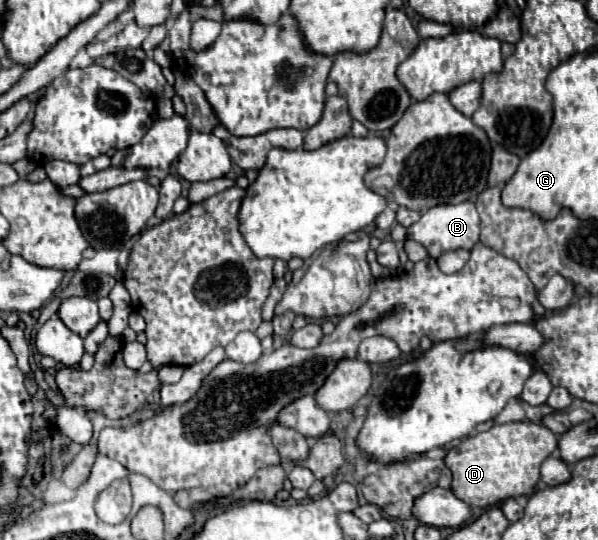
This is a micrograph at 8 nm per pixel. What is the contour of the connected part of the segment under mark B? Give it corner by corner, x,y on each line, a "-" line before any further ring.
463,202
463,204
439,204
435,208
429,208
419,222
407,228
407,238
419,242
425,246
429,256
437,258
441,252
455,250
455,248
467,248
471,250
479,242
479,214
473,202

